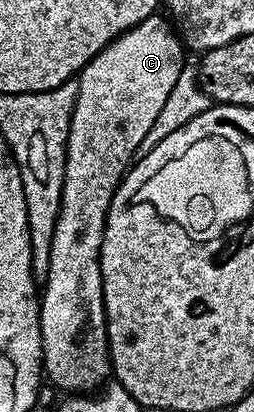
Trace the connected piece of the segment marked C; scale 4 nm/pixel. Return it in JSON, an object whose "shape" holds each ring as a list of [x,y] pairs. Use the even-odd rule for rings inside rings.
{"shape":[[[160,16],[142,19],[142,23],[115,37],[78,74],[77,101],[65,147],[61,207],[50,243],[48,278],[40,297],[42,369],[47,380],[49,377],[72,395],[99,390],[112,373],[100,270],[106,215],[116,188],[137,156],[138,143],[146,139],[146,131],[158,119],[178,75],[186,68],[185,46],[172,21]]]}

